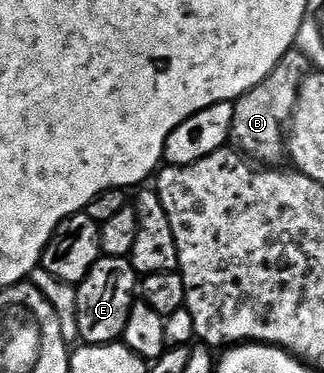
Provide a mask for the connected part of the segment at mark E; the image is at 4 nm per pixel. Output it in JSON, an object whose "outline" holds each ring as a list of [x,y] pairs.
{"outline":[[[101,256],[76,289],[80,341],[85,345],[110,345],[119,342],[137,300],[138,274],[131,260],[128,257]]]}

